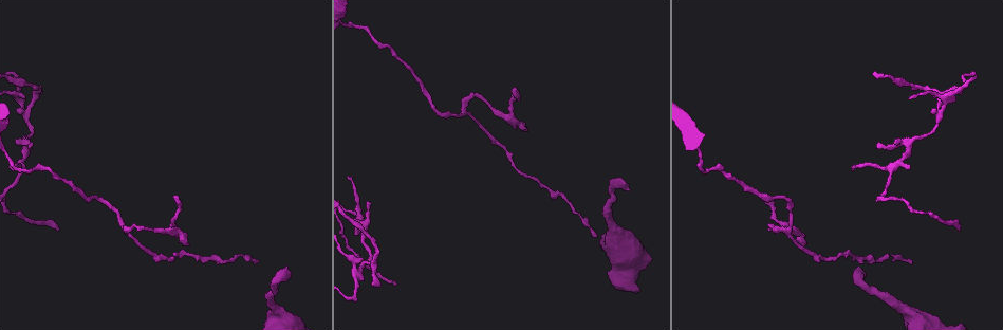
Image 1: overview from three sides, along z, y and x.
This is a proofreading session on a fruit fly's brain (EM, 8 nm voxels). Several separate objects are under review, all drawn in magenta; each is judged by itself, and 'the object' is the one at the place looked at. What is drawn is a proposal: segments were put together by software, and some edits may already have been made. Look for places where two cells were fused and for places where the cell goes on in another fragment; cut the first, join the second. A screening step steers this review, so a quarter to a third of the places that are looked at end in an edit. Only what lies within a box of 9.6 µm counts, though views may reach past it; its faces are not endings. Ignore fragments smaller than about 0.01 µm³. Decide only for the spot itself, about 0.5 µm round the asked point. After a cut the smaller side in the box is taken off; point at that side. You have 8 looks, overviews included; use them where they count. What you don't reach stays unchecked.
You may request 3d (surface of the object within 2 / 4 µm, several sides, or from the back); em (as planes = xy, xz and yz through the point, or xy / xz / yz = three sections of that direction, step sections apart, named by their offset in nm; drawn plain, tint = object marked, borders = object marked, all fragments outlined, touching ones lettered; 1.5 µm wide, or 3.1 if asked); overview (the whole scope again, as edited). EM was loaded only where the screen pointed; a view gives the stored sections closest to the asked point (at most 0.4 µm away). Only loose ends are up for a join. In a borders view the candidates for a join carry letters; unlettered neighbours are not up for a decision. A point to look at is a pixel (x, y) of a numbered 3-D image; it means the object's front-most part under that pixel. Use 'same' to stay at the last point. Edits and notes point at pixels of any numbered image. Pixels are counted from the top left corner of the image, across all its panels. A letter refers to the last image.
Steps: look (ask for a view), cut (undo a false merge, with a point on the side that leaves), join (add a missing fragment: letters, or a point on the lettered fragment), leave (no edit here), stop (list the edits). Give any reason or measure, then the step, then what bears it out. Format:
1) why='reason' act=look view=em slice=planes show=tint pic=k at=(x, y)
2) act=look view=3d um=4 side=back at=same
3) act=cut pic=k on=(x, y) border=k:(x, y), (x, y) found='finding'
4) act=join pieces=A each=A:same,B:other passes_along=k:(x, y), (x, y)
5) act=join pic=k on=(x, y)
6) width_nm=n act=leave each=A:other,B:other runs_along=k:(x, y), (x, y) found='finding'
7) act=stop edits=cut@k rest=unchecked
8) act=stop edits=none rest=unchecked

why='long arm stops here' act=look view=3d um=2 side=back pic=1 at=(290, 275)

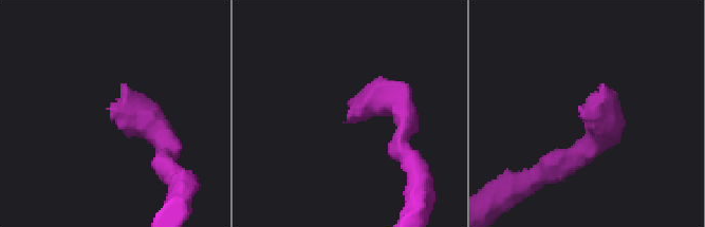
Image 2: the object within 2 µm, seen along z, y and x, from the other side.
why='now the EM' act=look view=em slice=xy step=4 show=tint pic=2 at=(111, 111)

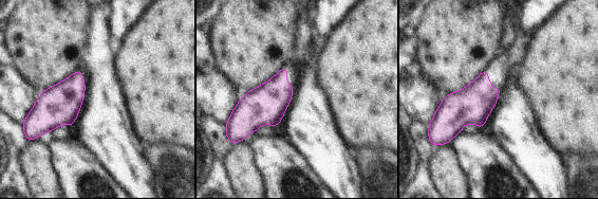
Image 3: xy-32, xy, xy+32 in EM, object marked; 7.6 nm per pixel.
act=look view=em slice=planes show=borders at=same

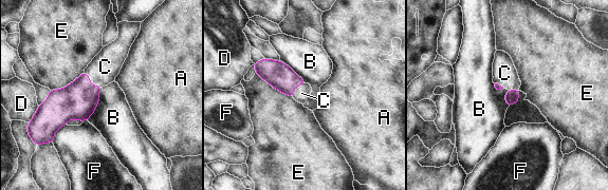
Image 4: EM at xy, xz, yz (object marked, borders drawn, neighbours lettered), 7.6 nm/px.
act=join pieces=C each=A:other,B:other,C:same,D:other,E:other,F:other found='it goes on there'

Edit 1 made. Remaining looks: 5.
why='tapers out' act=look view=em slice=xz step=8 show=borders pic=1 at=(959, 231)

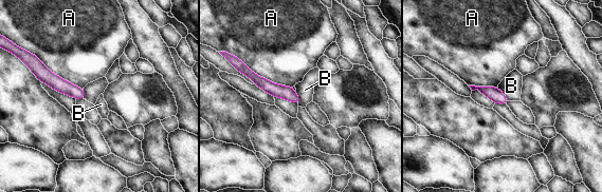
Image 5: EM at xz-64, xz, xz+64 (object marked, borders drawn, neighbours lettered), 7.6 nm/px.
width_nm=100 act=leave each=A:other,B:other runs_along=5:(248, 73), (296, 100) found='none of them fits'

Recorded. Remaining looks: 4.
why='side arm on a straight run' act=look view=em slice=planes show=borders pic=1 at=(939, 118)

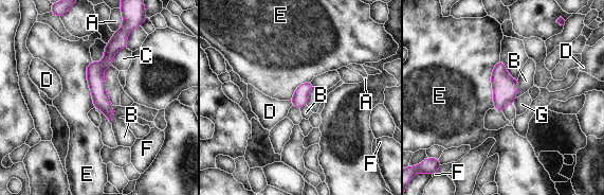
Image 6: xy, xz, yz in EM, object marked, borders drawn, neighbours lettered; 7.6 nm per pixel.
longest_contact=E:380nm act=leave each=A:other,B:other,C:other,D:other,E:other,F:other,G:other border=6:(499, 59), (491, 76), (493, 108) found='one cell here'

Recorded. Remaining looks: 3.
act=stop edits=join@4 rest=unchecked

